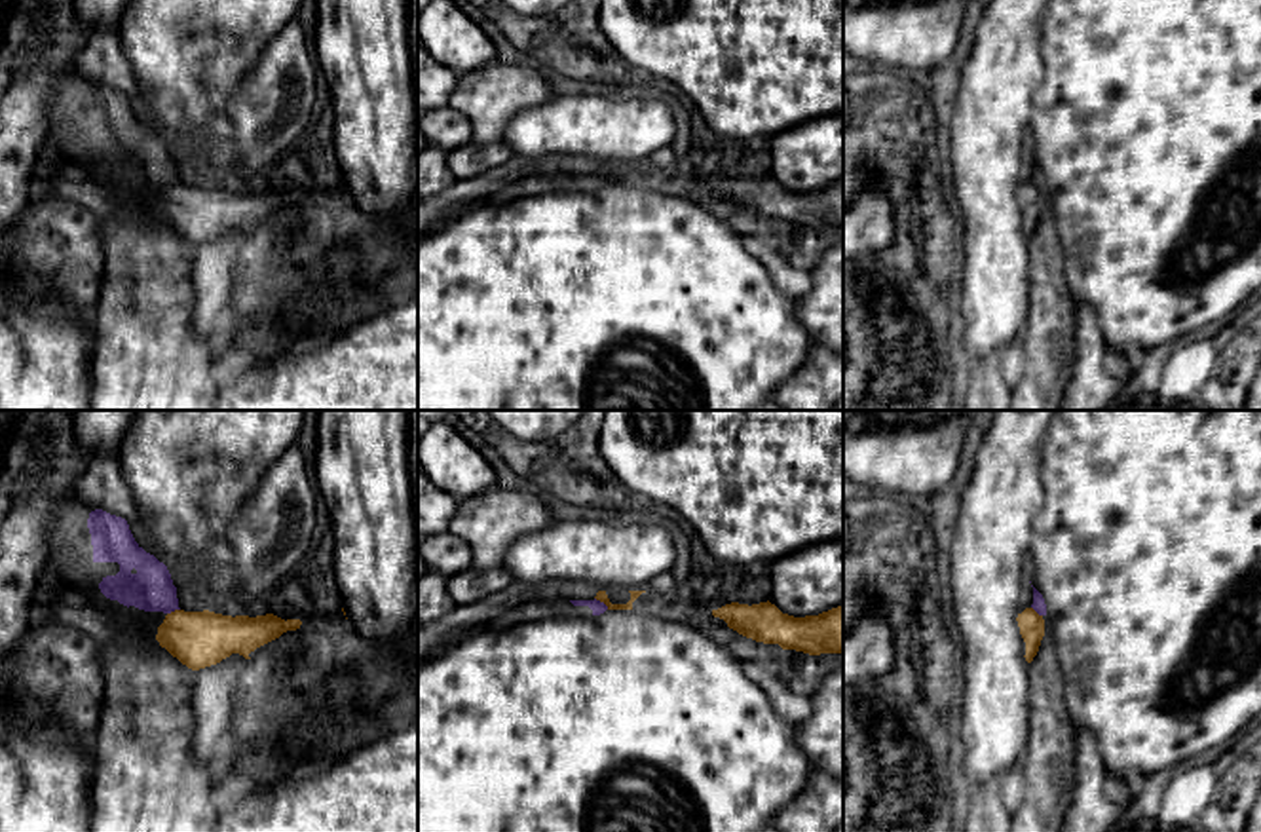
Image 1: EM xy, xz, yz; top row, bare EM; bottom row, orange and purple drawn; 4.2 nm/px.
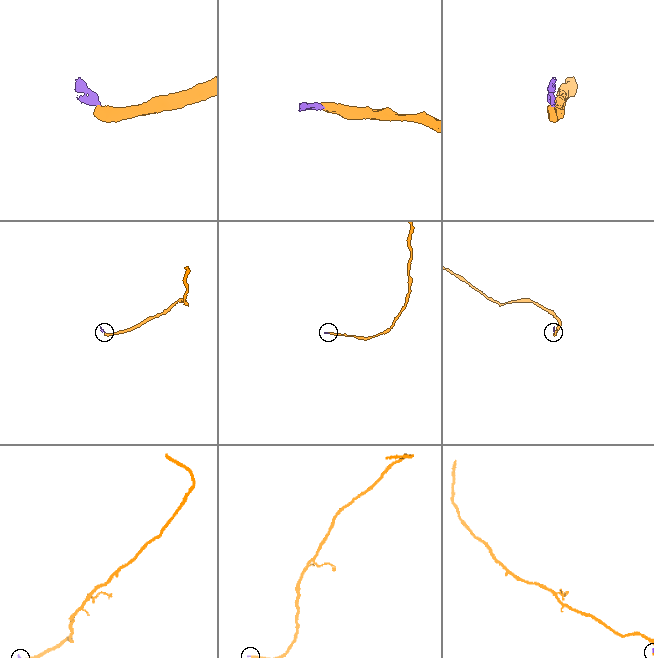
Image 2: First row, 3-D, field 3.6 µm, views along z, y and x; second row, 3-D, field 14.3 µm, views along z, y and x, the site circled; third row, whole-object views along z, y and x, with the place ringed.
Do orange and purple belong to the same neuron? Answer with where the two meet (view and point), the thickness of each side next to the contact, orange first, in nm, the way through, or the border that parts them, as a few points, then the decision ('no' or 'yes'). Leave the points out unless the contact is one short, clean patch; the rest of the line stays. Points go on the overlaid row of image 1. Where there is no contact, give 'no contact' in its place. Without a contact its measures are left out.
meets orange in xz at (602, 601); 50 nm thick on the orange side, 60 nm on the other; border along xz (595, 597), (608, 608); no

